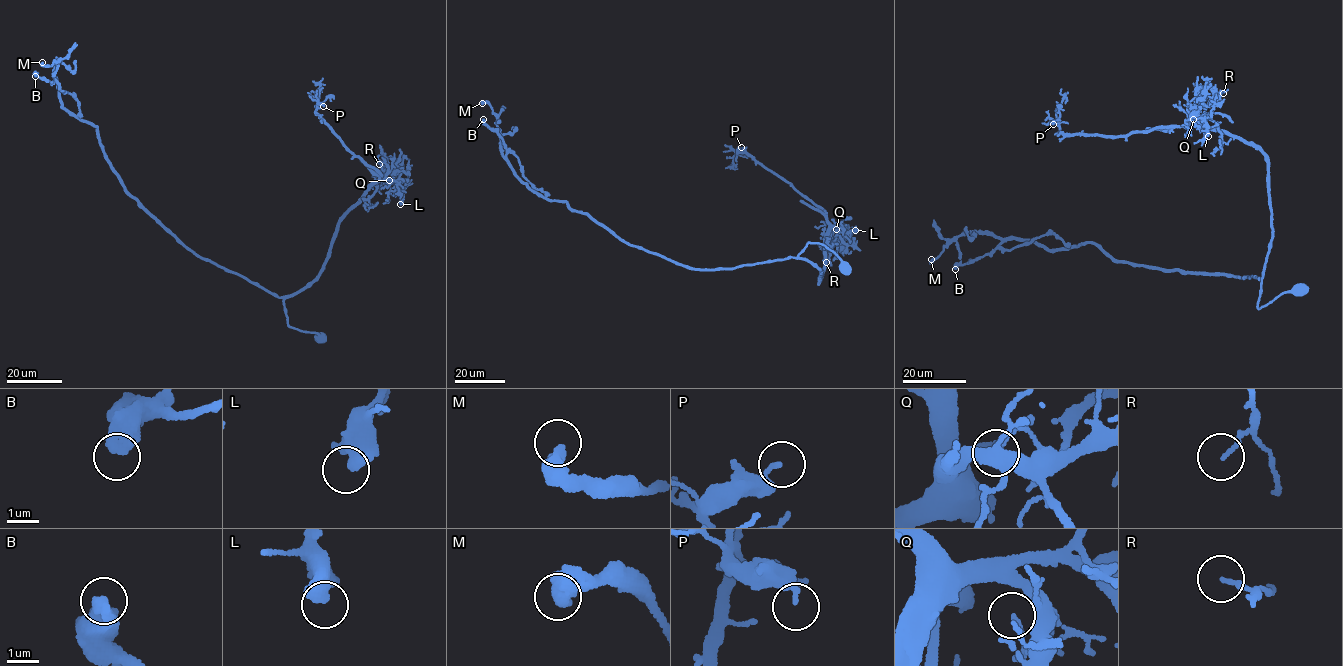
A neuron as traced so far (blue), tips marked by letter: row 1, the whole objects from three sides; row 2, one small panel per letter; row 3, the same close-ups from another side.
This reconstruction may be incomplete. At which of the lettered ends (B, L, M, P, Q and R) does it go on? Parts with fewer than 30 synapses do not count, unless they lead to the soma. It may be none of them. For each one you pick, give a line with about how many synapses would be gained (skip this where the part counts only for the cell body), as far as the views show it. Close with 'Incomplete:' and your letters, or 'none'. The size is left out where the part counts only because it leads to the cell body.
Incomplete: none

